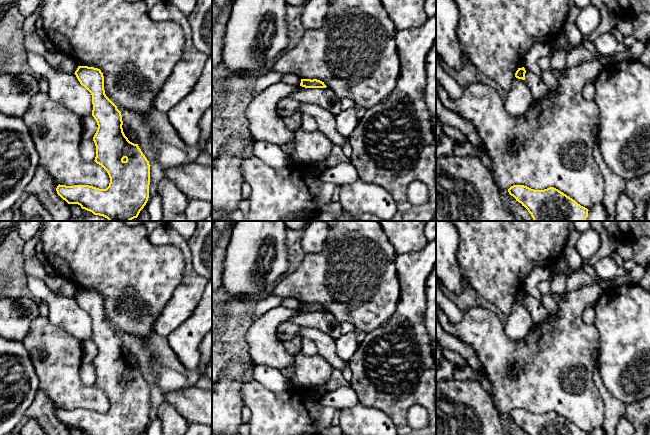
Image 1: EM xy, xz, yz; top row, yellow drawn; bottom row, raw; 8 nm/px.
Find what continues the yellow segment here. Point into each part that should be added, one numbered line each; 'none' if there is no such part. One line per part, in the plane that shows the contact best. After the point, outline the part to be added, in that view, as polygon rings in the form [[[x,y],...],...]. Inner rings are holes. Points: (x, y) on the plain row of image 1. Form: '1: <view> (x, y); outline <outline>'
none

